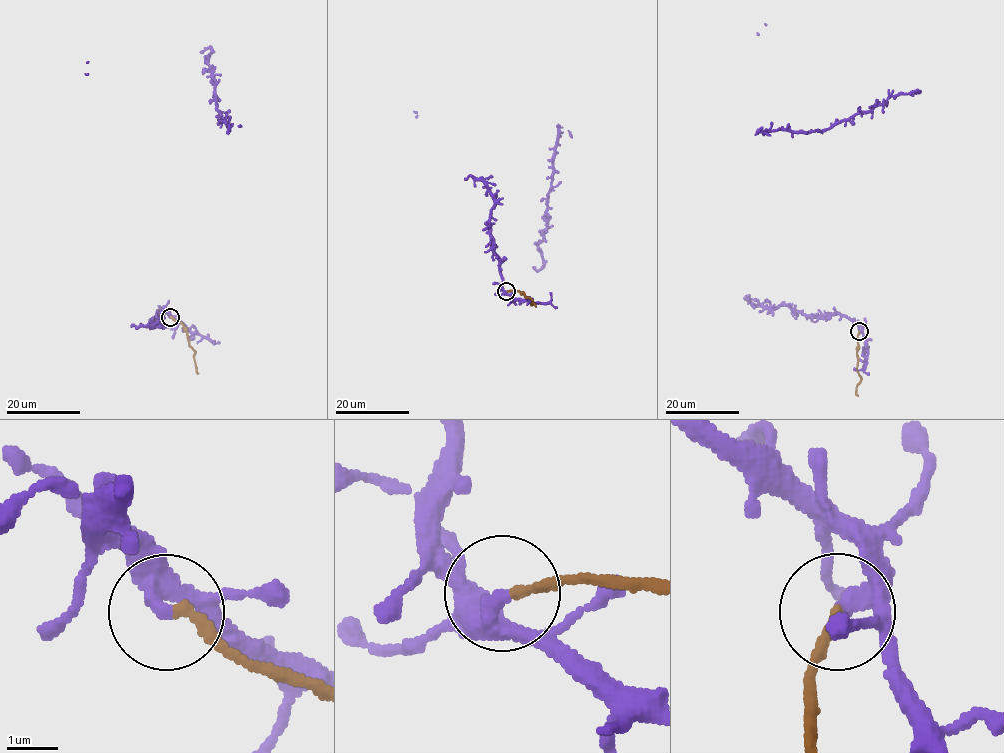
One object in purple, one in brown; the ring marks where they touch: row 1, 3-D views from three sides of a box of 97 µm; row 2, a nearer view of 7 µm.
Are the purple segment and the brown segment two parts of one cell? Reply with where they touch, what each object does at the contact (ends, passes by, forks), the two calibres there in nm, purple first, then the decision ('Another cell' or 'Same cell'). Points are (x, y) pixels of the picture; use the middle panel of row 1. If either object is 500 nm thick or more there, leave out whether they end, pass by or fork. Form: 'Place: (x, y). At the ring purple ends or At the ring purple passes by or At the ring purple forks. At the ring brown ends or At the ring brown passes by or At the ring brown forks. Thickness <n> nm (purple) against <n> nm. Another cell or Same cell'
Place: (506, 291). At the ring purple passes by. At the ring brown ends. Thickness 240 nm (purple) against 200 nm. Another cell

